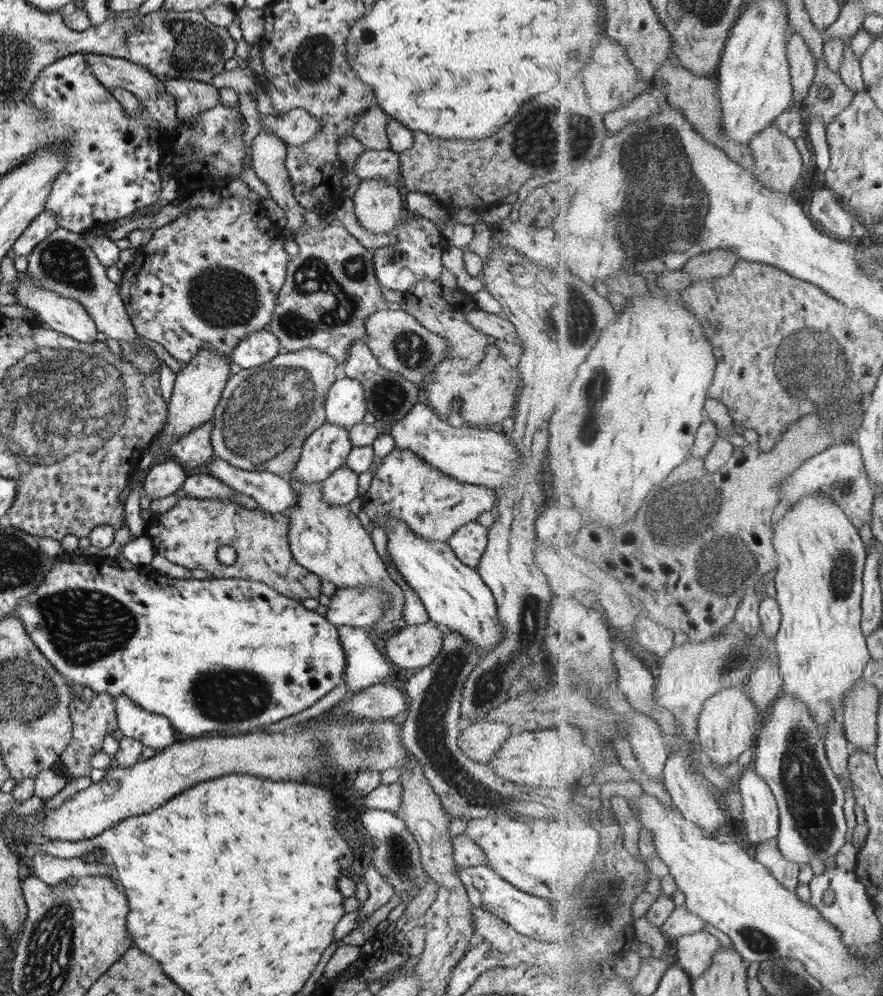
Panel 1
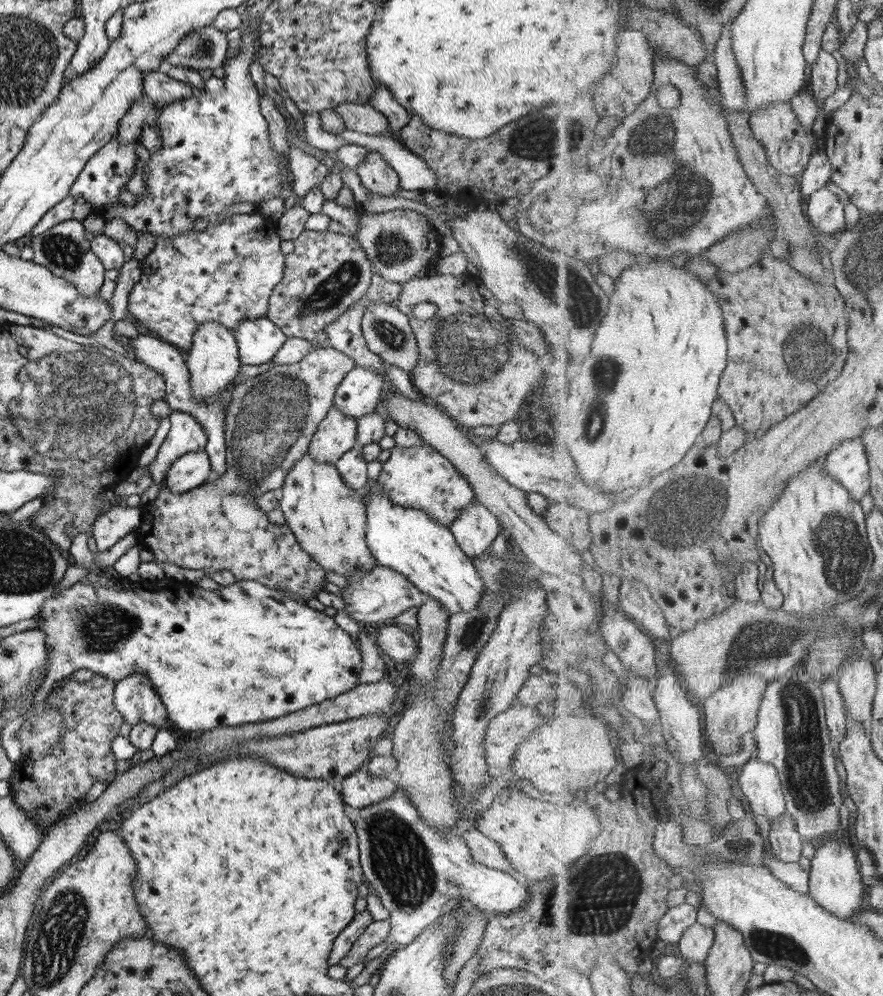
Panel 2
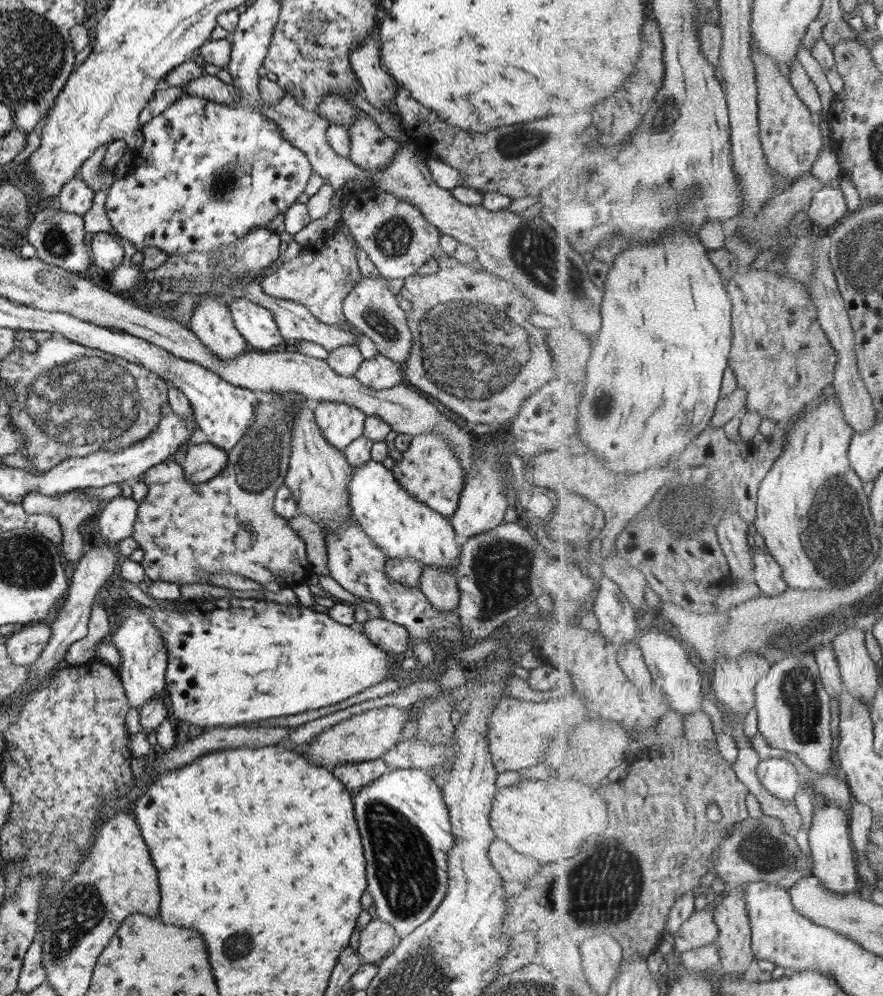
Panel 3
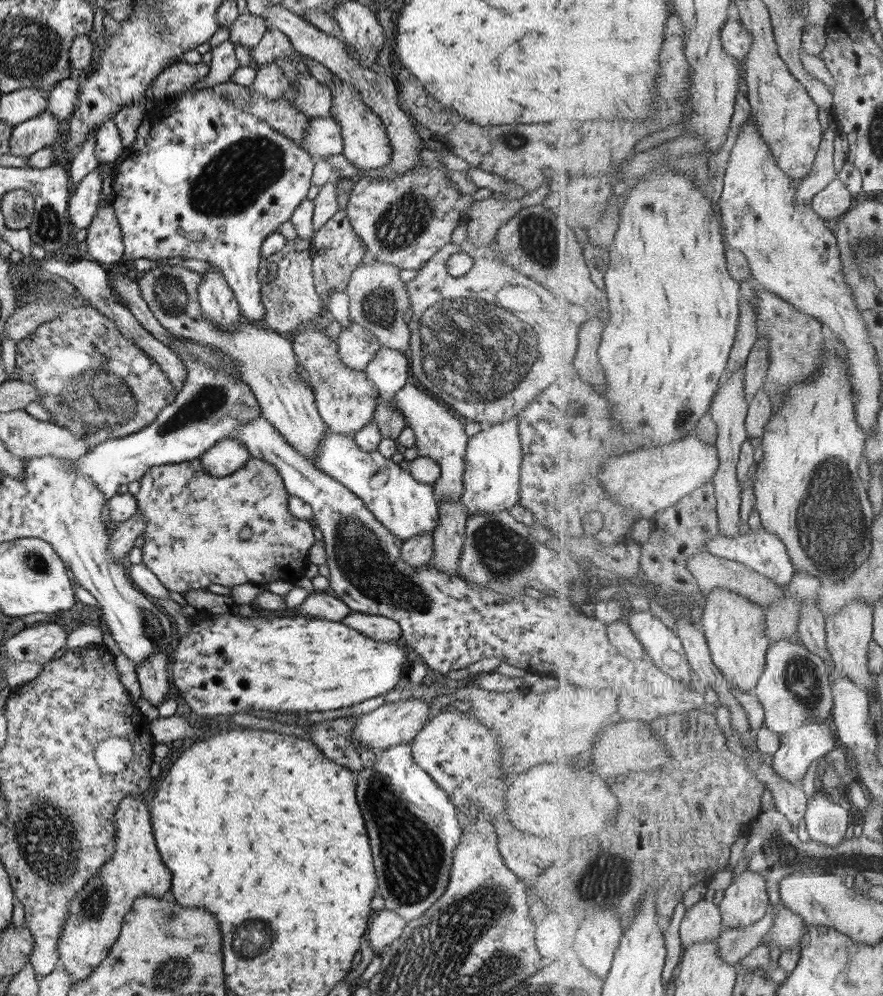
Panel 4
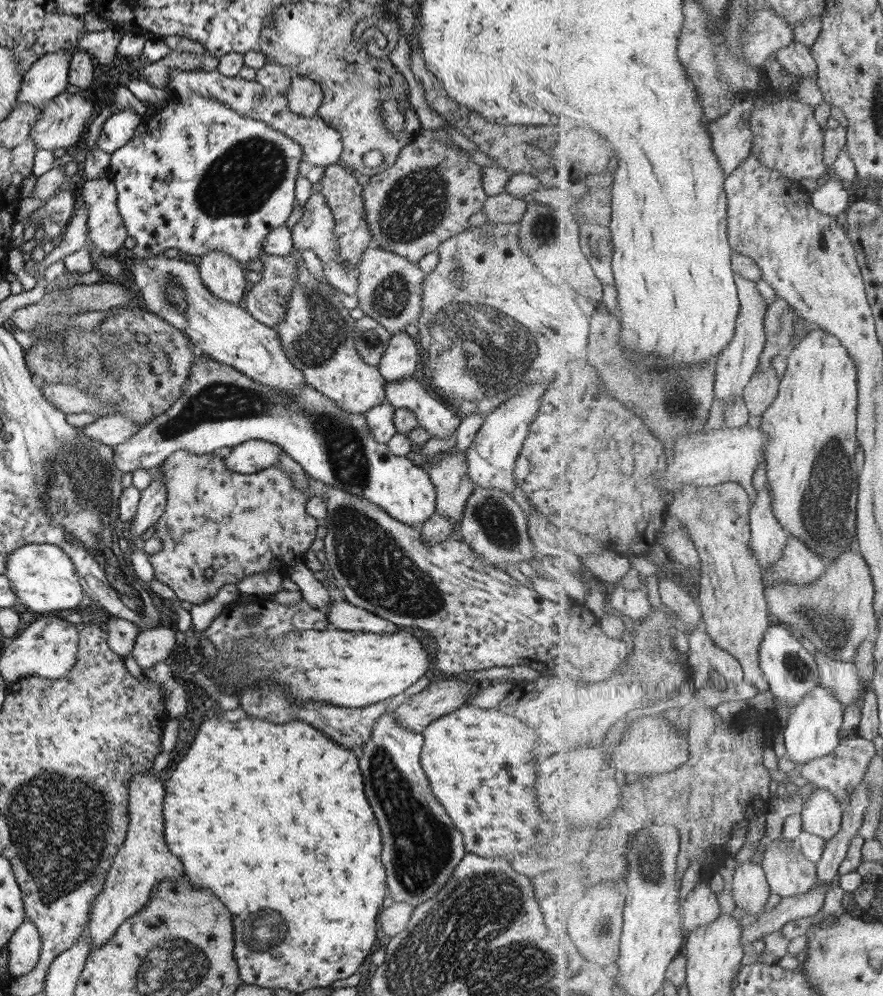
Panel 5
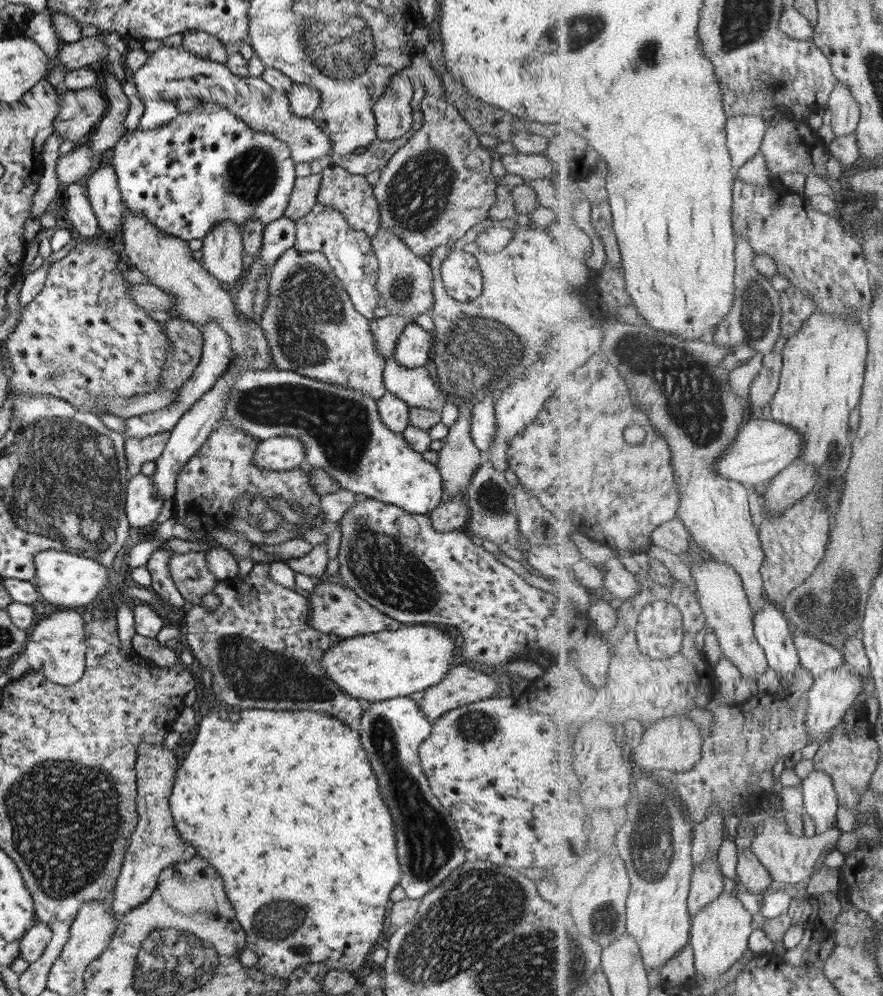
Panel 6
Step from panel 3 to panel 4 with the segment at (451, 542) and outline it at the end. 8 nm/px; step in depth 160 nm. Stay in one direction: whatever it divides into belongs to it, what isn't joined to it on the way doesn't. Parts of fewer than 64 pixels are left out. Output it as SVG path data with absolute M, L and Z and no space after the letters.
M327 428L316 446L314 458L314 466L318 471L335 479L361 499L368 511L395 538L403 542L421 533L433 534L438 519L438 503L431 485L418 483L399 465L381 456L377 450L361 450L351 435L337 434Z

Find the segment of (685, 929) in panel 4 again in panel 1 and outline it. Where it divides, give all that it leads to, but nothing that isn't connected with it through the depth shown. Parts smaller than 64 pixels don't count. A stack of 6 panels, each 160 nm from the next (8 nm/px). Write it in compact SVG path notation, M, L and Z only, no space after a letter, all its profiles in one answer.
M699 931L695 934L690 934L675 940L677 944L676 958L681 967L683 967L689 974L691 980L699 978L707 972L708 968L712 966L712 960L715 959L716 953L721 950L719 938L715 938L713 934L707 931Z

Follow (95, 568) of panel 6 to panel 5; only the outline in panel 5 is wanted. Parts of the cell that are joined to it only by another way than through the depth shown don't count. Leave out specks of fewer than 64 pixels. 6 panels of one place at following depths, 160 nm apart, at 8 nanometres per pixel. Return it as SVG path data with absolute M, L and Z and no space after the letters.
M24 544L13 549L13 552L6 556L4 575L9 579L20 606L23 605L34 613L69 610L86 601L75 567L68 556L54 544Z

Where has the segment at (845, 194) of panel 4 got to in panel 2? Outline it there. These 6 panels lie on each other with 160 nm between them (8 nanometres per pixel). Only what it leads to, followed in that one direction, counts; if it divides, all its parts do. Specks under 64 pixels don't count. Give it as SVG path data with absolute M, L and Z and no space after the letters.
M827 188L815 192L804 207L813 227L823 236L833 238L848 228L845 204Z

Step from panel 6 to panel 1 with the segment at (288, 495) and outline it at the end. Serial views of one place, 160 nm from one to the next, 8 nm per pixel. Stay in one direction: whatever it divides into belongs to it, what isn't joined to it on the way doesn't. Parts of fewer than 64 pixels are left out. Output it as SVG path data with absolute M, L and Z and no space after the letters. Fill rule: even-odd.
M301 349L300 351L291 351L285 354L275 355L269 362L260 364L259 366L241 369L234 375L230 375L221 391L220 399L215 405L215 410L212 414L213 426L210 428L210 443L212 446L212 454L219 457L221 460L226 460L227 463L232 464L235 468L239 468L242 472L269 472L270 474L287 477L293 469L295 469L298 461L302 444L305 439L317 428L320 427L325 420L324 400L329 387L340 377L341 366L338 362L324 352L315 349ZM178 495L177 502L172 508L160 515L152 515L145 521L144 534L148 537L155 553L177 566L189 570L203 570L206 575L217 578L257 581L294 601L302 601L305 598L317 599L320 594L321 579L295 562L288 547L288 524L289 519L277 512L268 514L264 511L246 510L229 500L198 499ZM225 544L232 546L236 554L235 563L230 566L221 565L215 558L217 547Z

